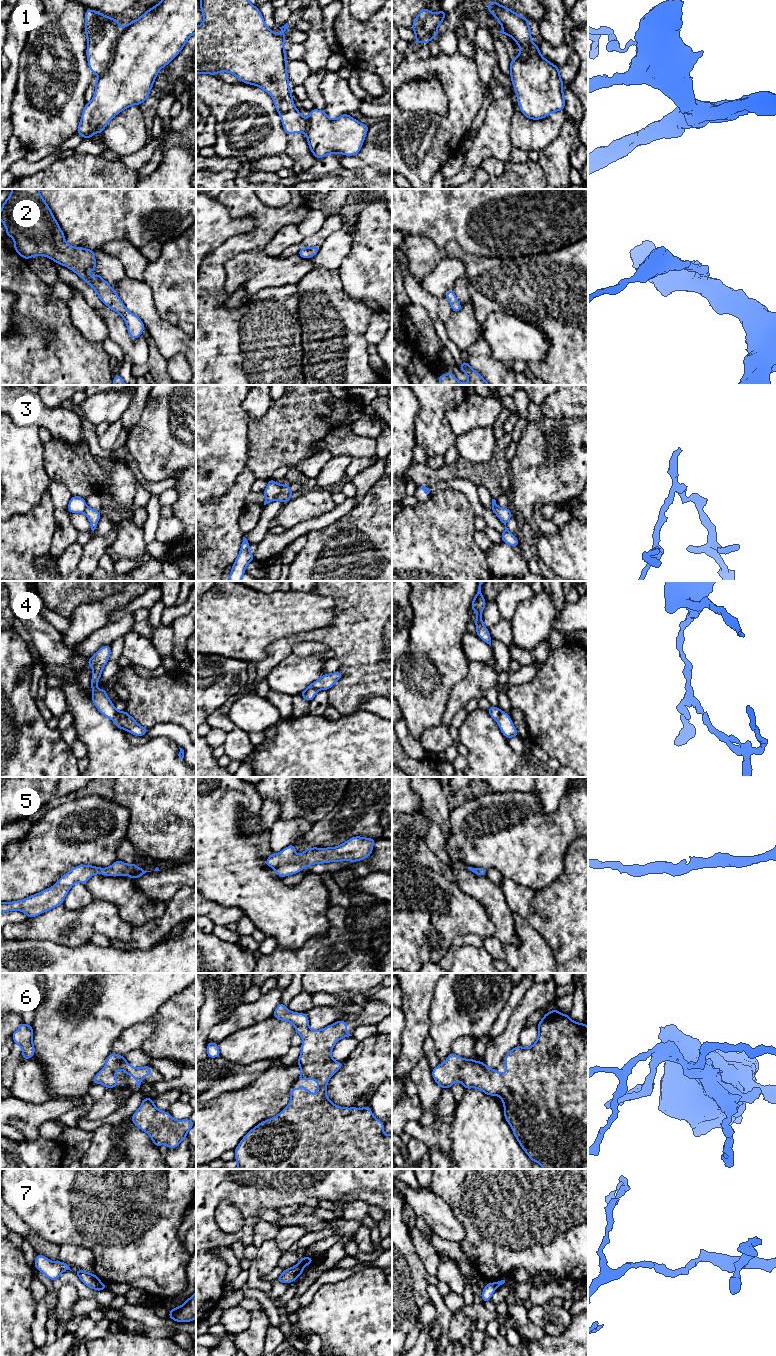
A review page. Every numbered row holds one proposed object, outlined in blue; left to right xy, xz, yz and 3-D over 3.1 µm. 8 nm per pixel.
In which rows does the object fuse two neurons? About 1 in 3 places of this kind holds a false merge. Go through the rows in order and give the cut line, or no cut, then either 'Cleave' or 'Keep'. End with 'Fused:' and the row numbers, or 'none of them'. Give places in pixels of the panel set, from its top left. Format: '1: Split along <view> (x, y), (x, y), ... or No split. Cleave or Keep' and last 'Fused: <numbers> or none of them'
1: Split along xy (121, 30), (114, 47), (112, 61), (99, 74). Cleave
2: No split. Keep
3: Split along xz (282, 485), (280, 493), (274, 499). Cleave
4: Split along xz (318, 690), (310, 687), (302, 695). Cleave
5: No split. Keep
6: No split. Keep
7: Split along xz (293, 1267), (300, 1274). Cleave
Fused: 1, 3, 4, 7

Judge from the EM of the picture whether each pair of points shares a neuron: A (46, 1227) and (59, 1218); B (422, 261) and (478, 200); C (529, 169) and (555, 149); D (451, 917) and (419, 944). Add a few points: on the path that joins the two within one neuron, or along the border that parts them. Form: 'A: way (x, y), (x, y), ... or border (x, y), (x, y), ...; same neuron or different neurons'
A: way (49, 1224), (56, 1218); same neuron
B: border (415, 234), (439, 247), (450, 240), (460, 245); different neurons
C: border (537, 162), (546, 178); different neurons
D: way (443, 924), (427, 939); same neuron

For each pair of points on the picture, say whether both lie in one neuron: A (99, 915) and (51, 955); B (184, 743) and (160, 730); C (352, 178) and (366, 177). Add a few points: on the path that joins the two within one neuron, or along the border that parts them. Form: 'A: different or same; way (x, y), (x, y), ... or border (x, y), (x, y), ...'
A: different; border (40, 939), (66, 946), (86, 943)
B: same; way (178, 737), (171, 730), (166, 730)
C: same; way (355, 178), (363, 178)

